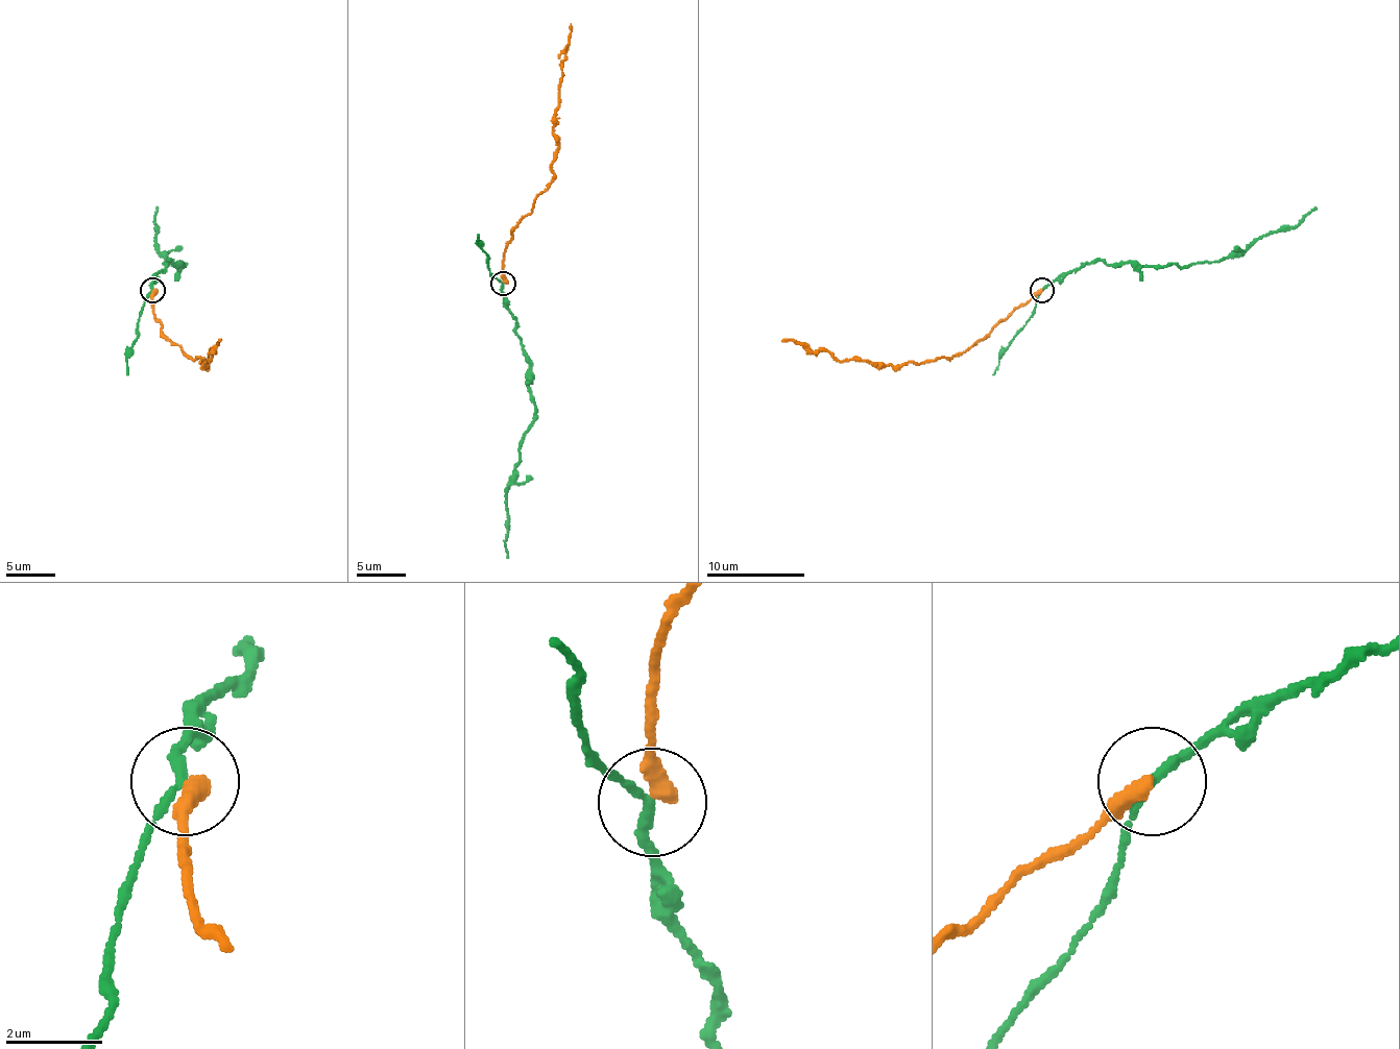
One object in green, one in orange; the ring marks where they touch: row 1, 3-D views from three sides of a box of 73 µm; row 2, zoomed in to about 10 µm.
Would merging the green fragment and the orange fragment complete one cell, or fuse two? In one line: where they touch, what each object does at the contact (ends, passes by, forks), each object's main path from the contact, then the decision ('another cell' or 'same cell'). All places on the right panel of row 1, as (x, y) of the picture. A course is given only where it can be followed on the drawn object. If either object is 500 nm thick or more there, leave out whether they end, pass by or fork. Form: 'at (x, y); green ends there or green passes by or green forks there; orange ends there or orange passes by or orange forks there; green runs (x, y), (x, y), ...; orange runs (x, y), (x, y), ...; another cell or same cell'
at (1041, 290); green passes by; orange ends there; green runs (1041, 291), (1097, 261), (1171, 266), (1223, 261), (1250, 249), (1274, 232), (1294, 229), (1316, 208); orange runs (1041, 291), (970, 349), (934, 362), (872, 366), (838, 362), (823, 349), (809, 351), (791, 339), (781, 342); another cell

